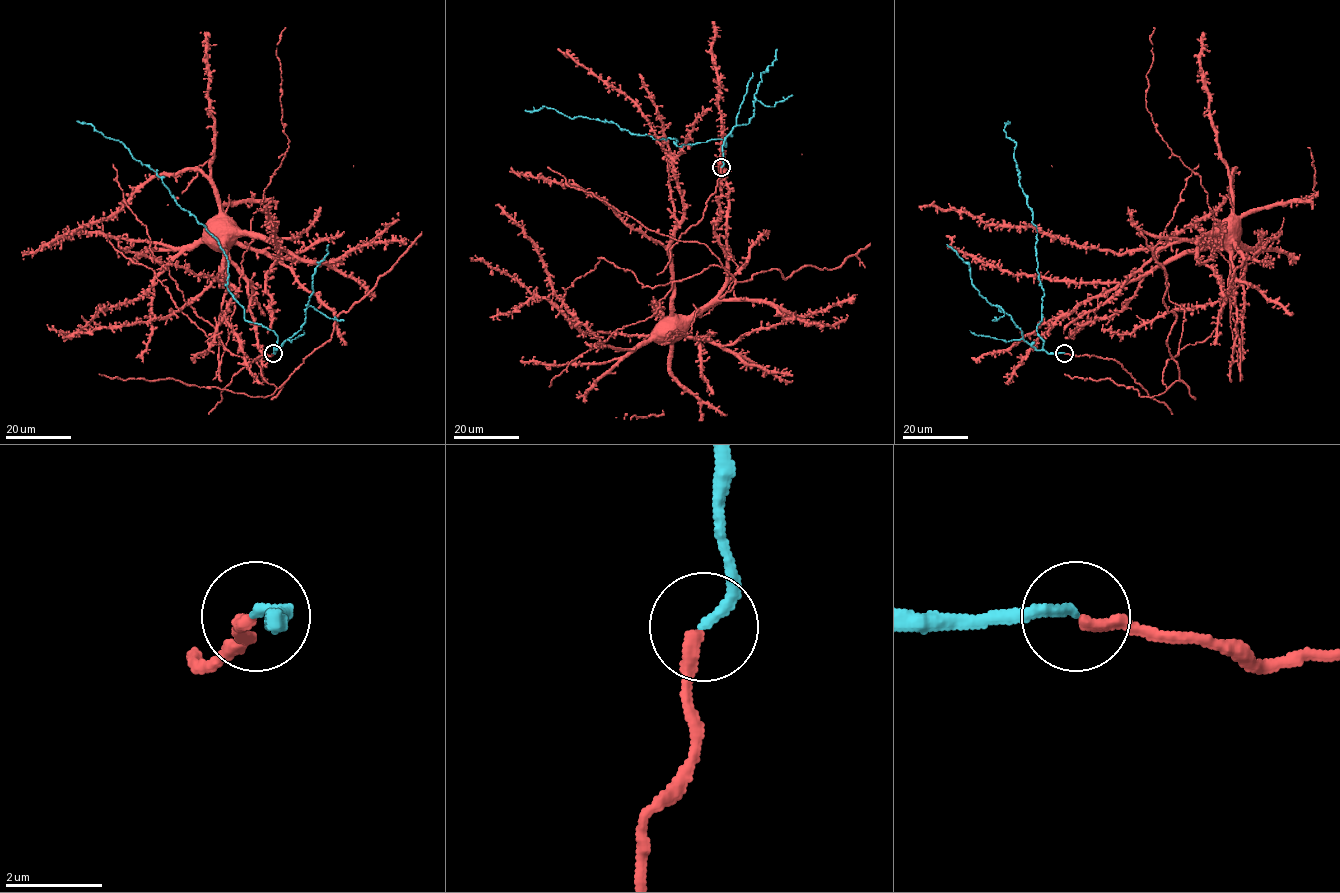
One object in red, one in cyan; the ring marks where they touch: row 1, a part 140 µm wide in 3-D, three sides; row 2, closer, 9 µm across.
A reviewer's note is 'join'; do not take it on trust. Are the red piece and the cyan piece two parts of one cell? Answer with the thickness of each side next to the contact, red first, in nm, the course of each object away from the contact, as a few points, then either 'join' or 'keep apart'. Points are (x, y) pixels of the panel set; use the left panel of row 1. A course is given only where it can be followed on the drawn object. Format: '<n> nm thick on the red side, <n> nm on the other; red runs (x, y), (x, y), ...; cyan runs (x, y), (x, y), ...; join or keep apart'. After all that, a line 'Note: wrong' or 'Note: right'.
280 nm thick on the red side, 200 nm on the other; red runs (273, 353), (227, 389), (276, 387), (153, 284), (185, 250), (220, 243), (228, 282), (108, 235); cyan runs (273, 353), (277, 336), (248, 322), (227, 287), (227, 257), (219, 242), (122, 142), (76, 121); join
Note: right

